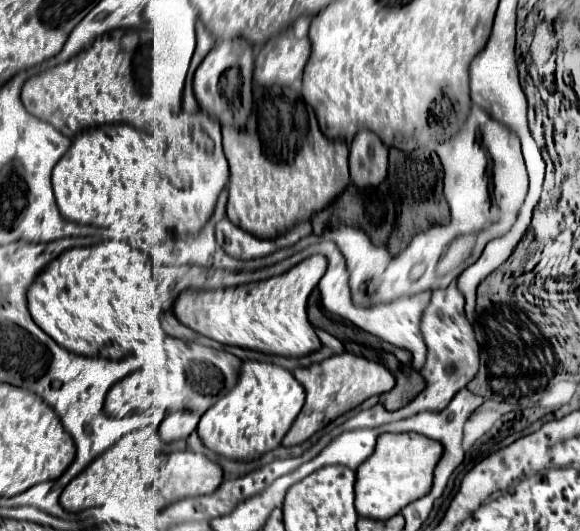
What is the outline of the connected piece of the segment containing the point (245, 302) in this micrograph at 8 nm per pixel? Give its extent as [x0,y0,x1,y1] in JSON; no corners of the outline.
[173,254,327,358]

